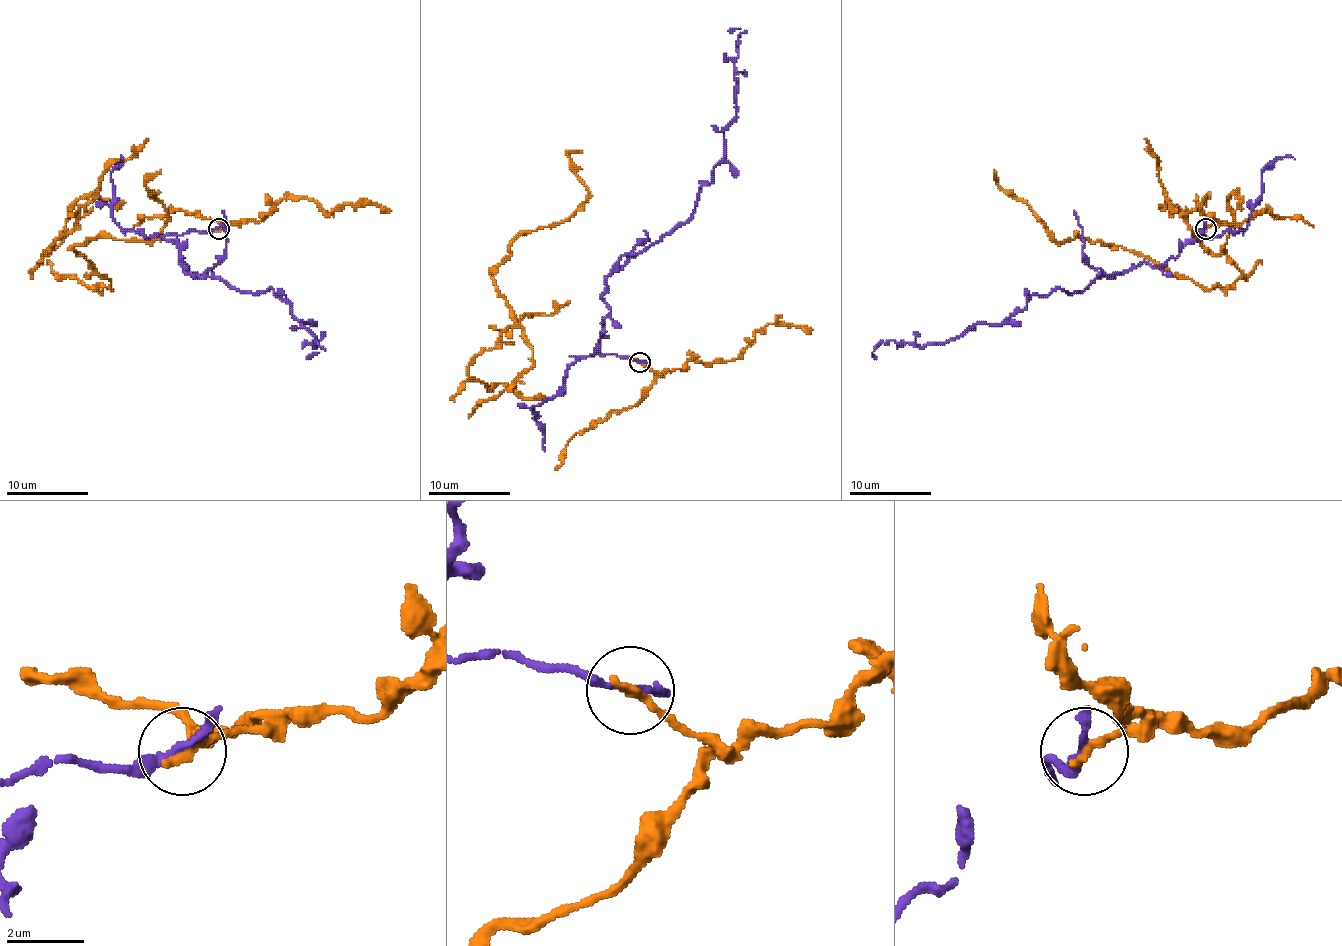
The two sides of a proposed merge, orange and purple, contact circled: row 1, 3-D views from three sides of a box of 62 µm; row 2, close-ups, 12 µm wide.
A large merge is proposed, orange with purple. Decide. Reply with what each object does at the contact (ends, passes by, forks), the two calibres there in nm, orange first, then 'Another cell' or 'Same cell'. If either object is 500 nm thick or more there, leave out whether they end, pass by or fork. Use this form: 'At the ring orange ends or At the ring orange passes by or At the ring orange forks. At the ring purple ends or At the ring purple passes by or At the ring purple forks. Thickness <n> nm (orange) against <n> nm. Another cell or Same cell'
At the ring orange ends. At the ring purple passes by. Thickness 260 nm (orange) against 170 nm. Another cell

